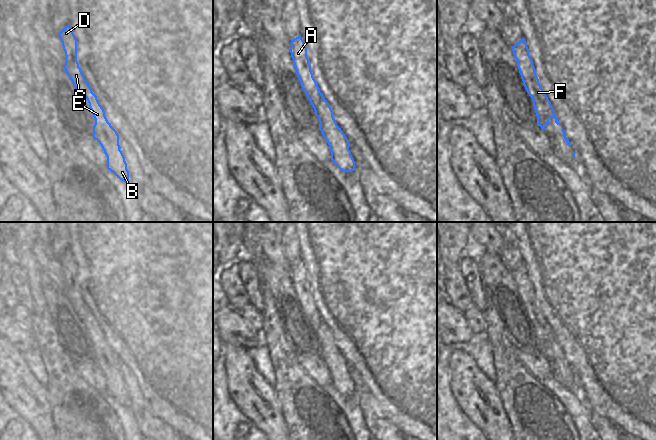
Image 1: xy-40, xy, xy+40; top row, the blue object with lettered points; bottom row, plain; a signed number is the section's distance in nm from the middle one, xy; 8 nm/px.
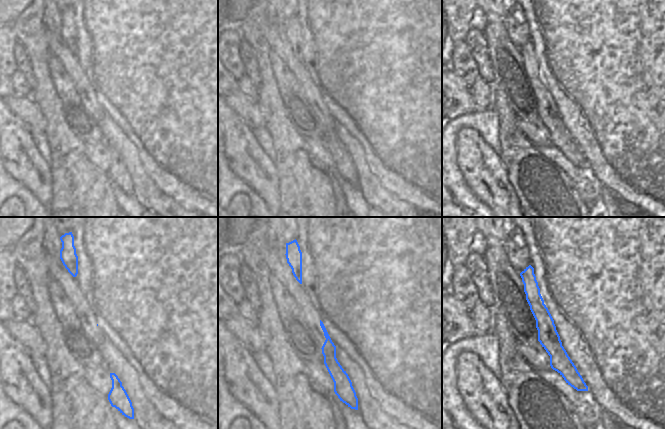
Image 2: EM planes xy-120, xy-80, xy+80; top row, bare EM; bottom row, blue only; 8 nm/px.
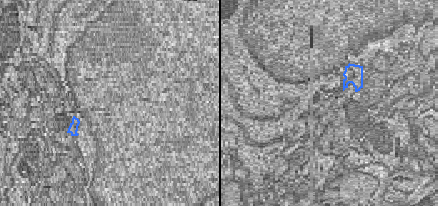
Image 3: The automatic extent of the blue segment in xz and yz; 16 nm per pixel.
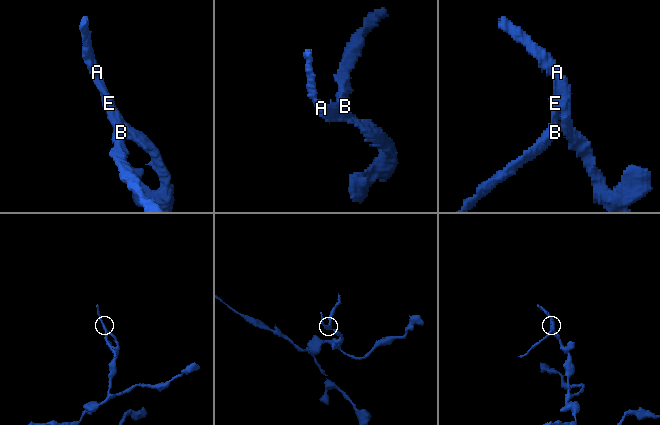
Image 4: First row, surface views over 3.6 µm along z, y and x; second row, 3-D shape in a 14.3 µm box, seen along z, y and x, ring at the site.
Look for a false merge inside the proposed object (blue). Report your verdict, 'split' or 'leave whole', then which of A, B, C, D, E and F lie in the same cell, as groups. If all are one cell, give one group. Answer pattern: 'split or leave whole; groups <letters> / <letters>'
split; groups A C D F / B E

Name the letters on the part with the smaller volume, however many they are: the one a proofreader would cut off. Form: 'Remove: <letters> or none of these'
Remove: B, E

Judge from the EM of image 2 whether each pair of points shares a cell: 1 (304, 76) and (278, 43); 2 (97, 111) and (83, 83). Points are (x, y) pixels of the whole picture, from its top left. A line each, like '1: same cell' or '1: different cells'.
1: same cell
2: same cell

